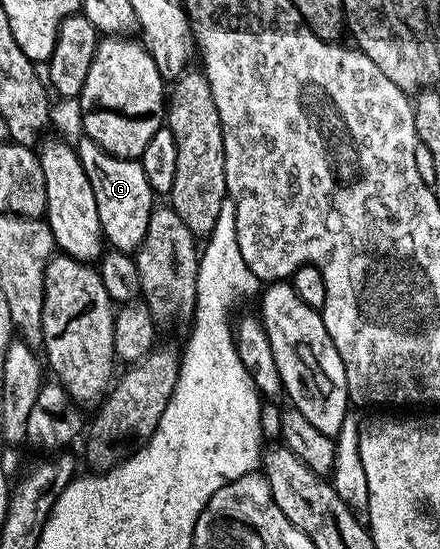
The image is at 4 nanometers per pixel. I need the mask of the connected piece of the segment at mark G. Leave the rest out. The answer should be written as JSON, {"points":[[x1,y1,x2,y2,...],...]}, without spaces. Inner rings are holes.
{"points":[[82,136,79,139,76,142,78,159,96,196,96,212,100,212,102,237,113,249,134,254,148,232,148,220,156,205,154,189,148,184,148,176,144,176,141,161,109,154,91,138]]}

